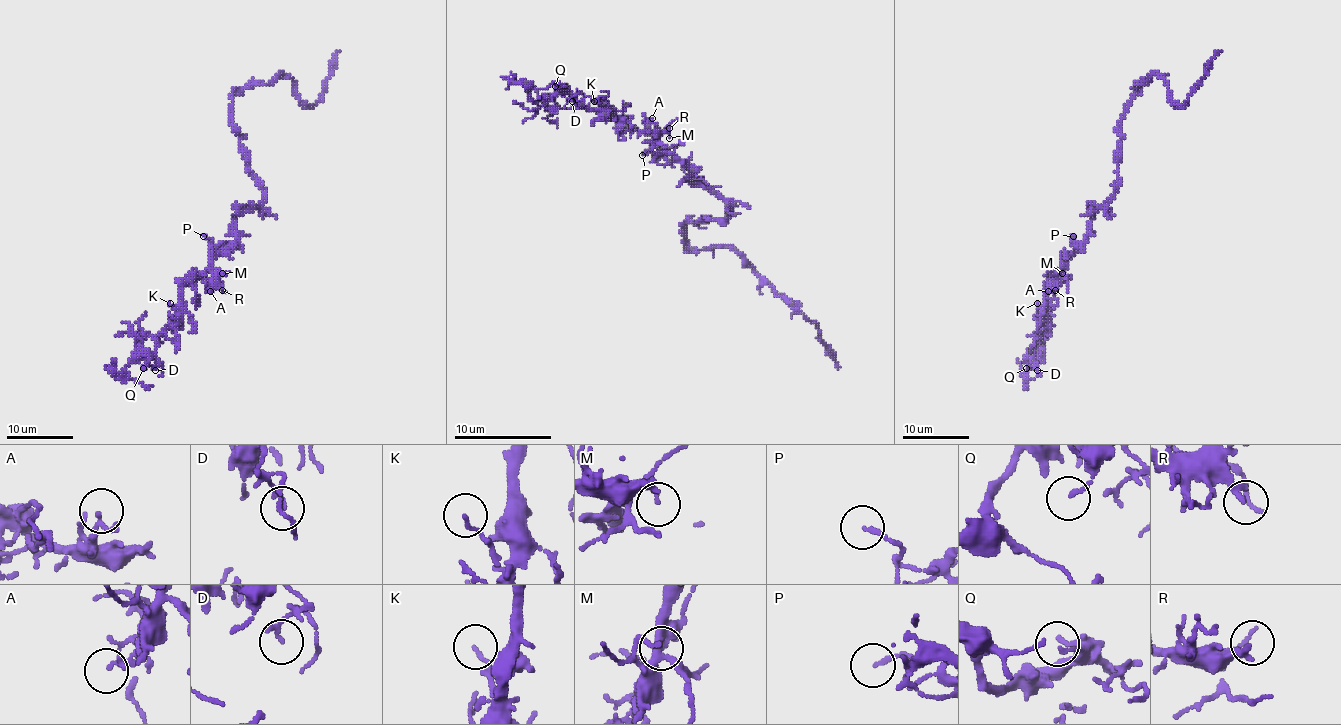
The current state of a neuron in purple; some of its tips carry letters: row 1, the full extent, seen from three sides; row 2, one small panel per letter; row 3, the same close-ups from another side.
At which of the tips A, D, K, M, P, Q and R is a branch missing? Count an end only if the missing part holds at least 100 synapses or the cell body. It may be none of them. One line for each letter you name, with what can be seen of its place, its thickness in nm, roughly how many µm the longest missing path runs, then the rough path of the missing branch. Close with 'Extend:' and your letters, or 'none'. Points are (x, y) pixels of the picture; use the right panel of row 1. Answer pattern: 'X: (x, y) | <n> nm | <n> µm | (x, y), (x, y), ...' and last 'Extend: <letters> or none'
Extend: none

